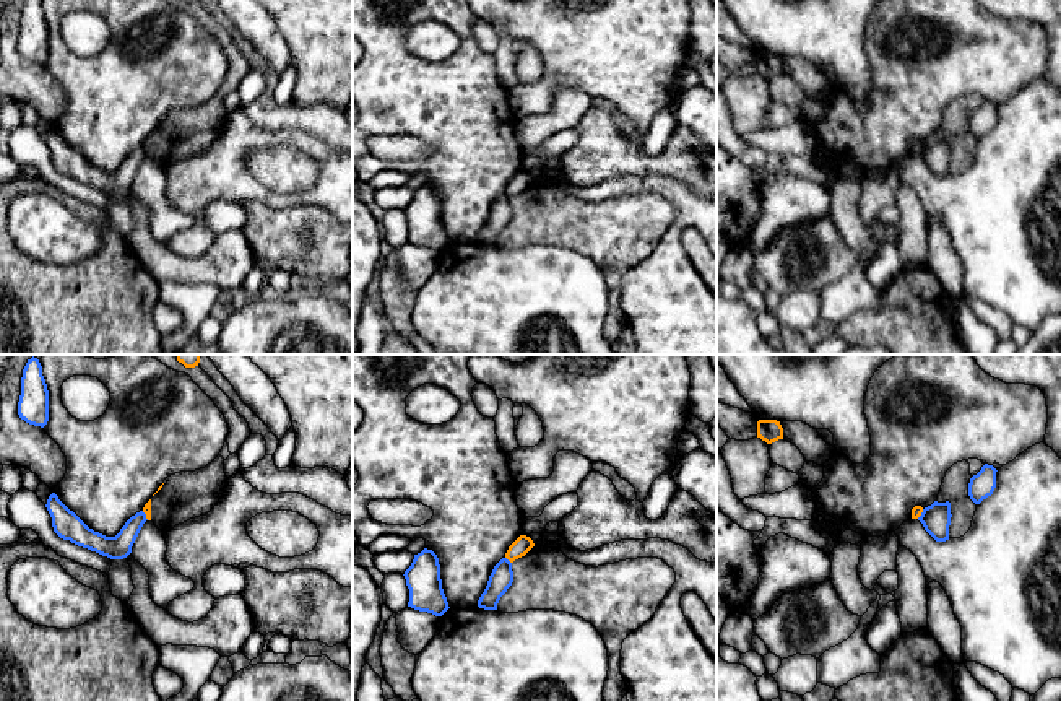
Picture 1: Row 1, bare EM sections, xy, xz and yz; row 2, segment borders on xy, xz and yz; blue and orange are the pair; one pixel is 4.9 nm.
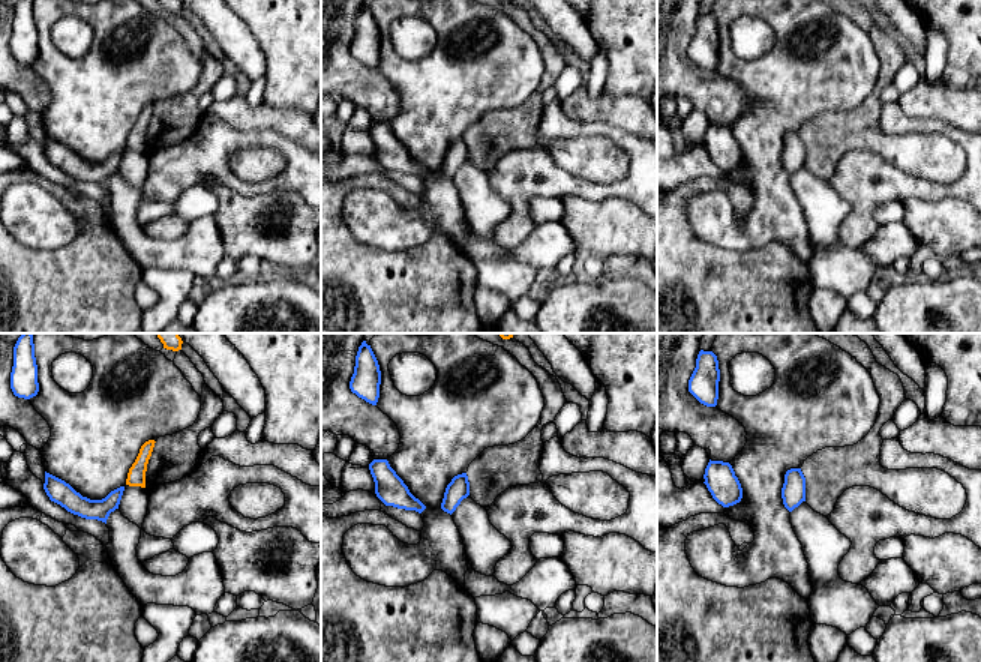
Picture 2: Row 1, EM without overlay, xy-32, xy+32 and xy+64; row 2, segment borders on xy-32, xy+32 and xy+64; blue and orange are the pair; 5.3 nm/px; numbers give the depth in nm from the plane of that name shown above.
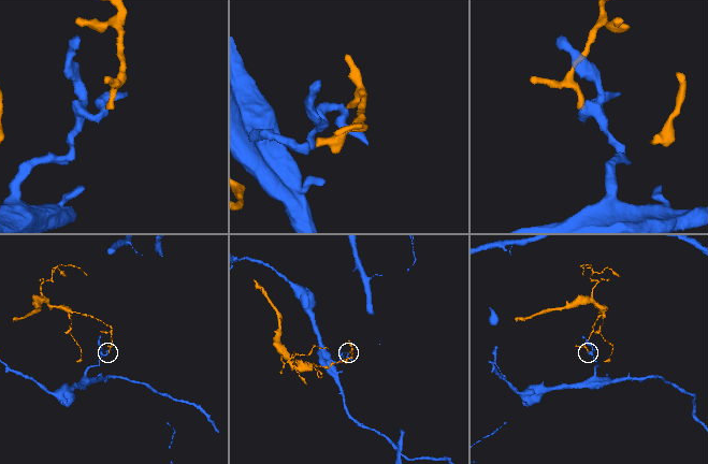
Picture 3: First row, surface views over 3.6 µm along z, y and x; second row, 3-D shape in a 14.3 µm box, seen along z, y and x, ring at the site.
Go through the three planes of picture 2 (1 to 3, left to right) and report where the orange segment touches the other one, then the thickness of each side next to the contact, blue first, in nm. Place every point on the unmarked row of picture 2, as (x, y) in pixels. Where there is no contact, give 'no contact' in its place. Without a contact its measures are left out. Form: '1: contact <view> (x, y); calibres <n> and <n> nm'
1: no contact
2: no contact
3: no contact

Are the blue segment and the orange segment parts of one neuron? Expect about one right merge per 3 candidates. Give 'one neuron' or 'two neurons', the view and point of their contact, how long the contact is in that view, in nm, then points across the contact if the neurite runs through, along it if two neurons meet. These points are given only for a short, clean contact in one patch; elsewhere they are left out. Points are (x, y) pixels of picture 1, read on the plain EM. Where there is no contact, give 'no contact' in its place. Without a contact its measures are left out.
two neurons; contact xz (507, 195); length 50 nm; border xz (506, 192), (511, 199)

